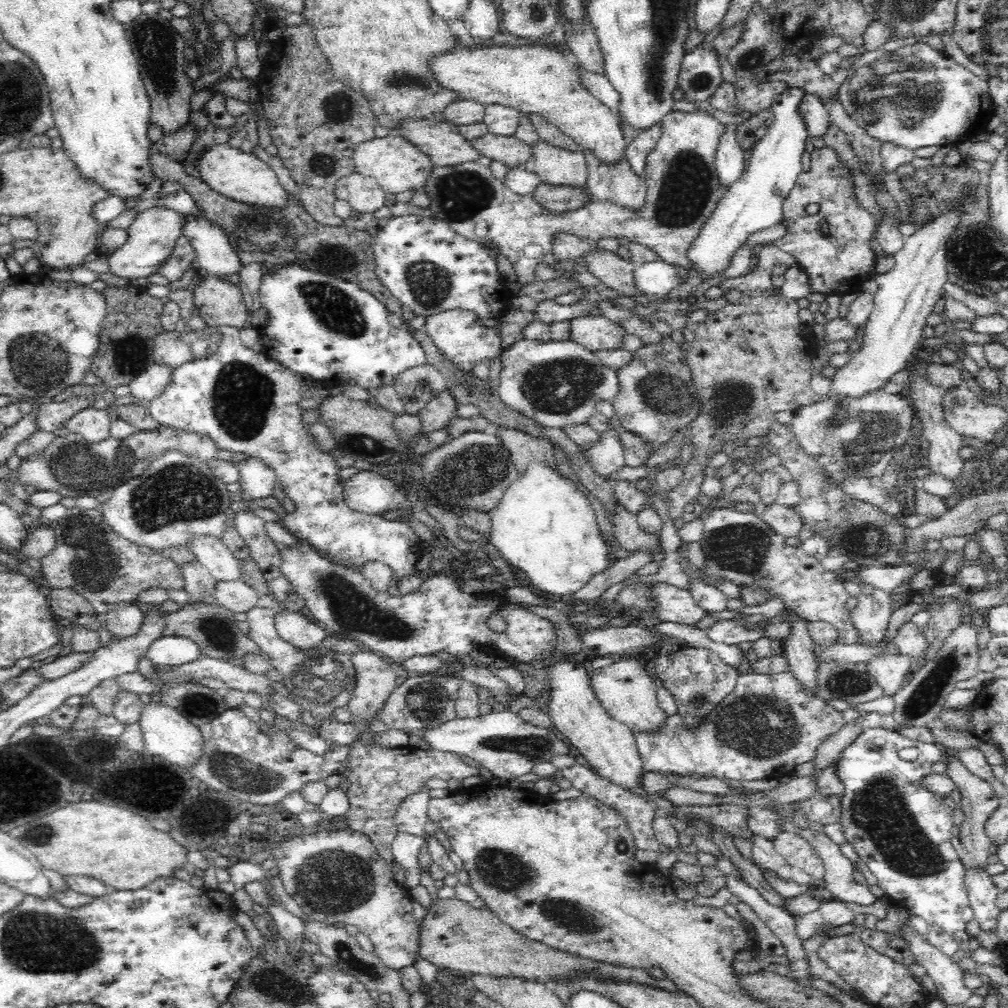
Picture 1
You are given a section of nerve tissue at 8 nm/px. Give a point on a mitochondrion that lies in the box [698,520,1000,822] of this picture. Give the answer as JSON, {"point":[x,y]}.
{"point":[762,727]}

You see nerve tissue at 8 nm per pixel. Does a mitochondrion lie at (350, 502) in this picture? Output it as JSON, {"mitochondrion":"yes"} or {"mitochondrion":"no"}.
{"mitochondrion":"no"}

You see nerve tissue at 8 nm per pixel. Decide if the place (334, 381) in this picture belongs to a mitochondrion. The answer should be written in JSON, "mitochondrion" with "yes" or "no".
{"mitochondrion":"no"}

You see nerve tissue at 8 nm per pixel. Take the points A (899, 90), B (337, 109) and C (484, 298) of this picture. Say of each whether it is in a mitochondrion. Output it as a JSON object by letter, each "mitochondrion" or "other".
{"A":"mitochondrion","B":"mitochondrion","C":"other"}

